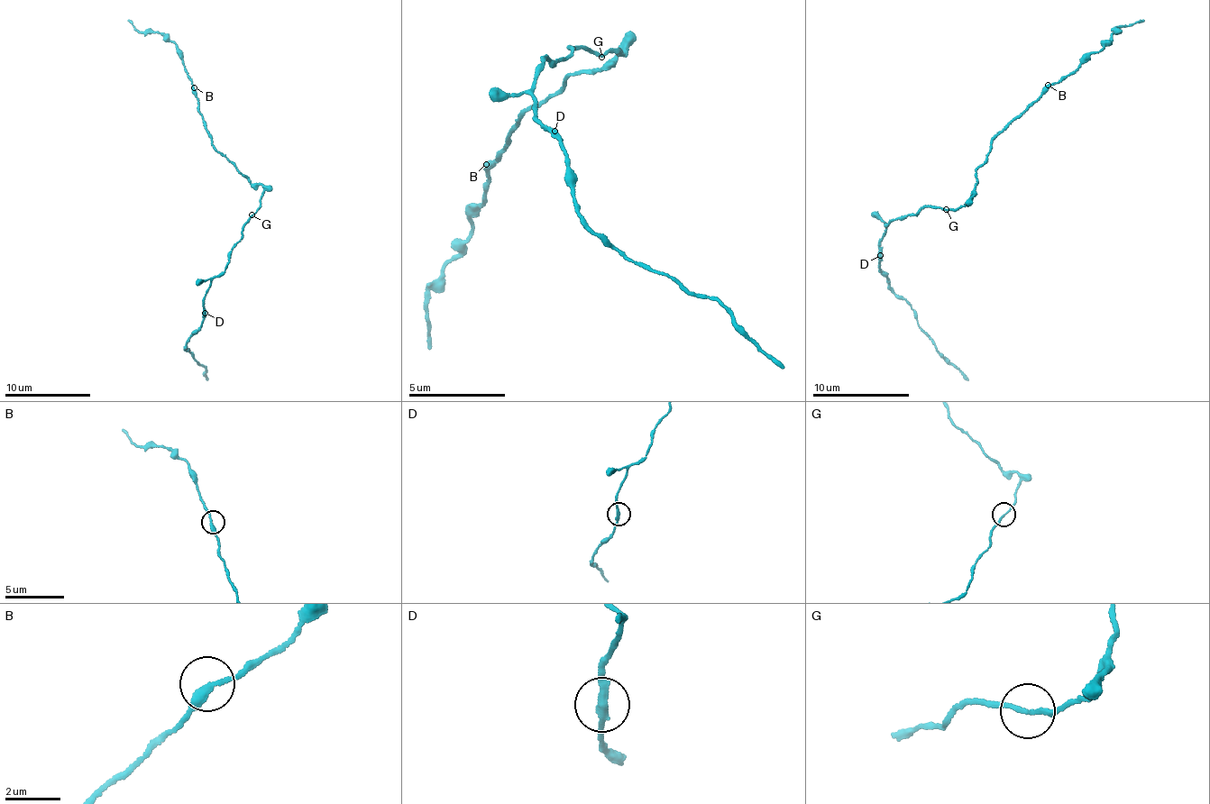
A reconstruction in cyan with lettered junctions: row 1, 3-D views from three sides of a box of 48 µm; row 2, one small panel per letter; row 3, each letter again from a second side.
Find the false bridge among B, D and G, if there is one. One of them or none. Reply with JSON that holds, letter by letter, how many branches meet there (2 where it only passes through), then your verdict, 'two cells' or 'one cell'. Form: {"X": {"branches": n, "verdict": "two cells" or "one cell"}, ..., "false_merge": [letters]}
{"B": {"branches": 2, "verdict": "one cell"}, "D": {"branches": 2, "verdict": "one cell"}, "G": {"branches": 2, "verdict": "one cell"}, "false_merge": []}

